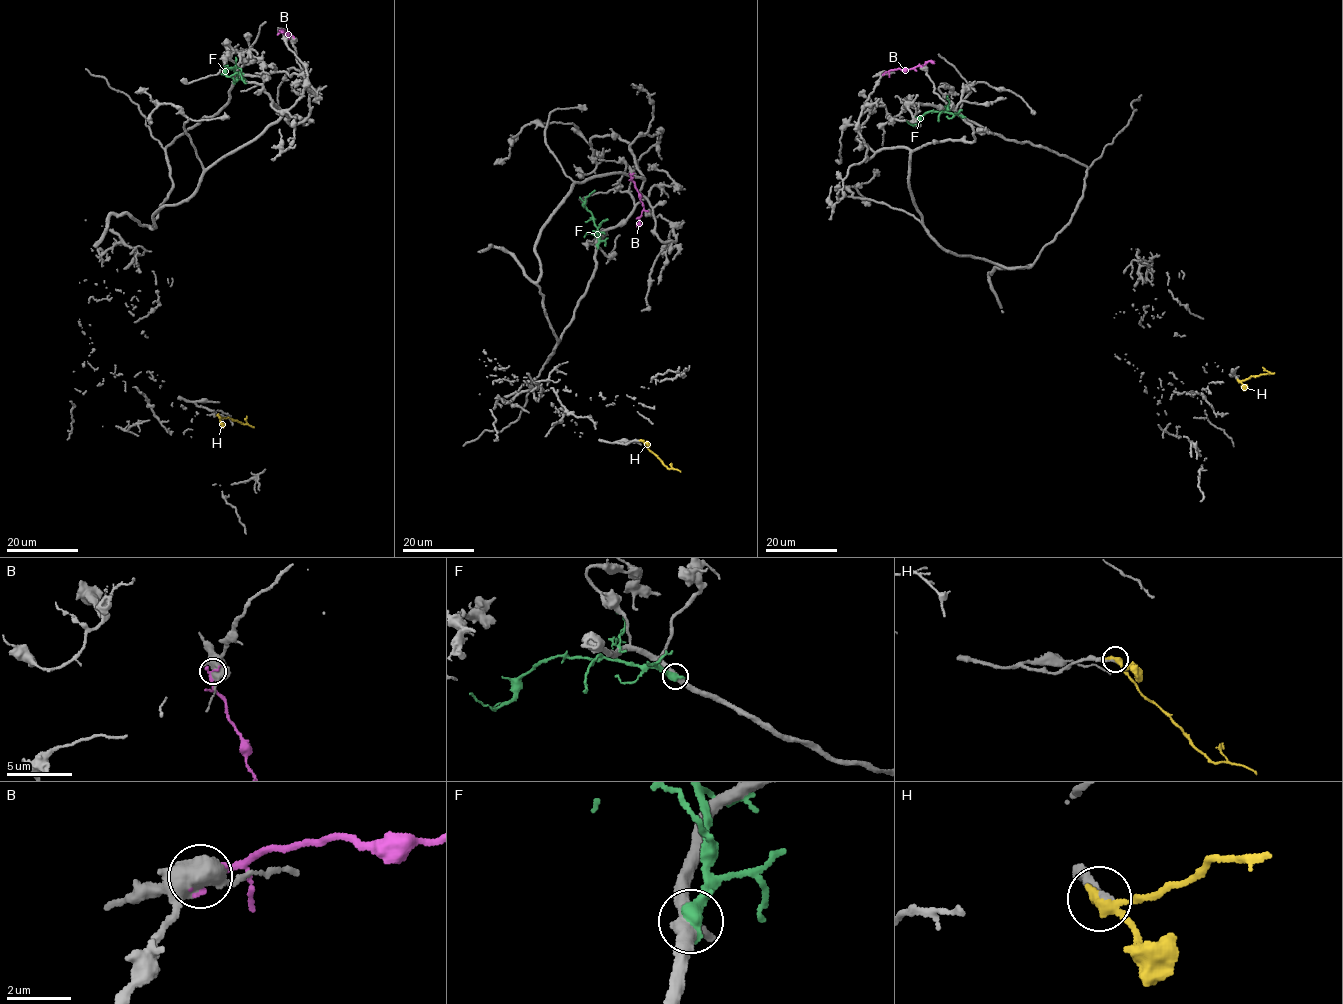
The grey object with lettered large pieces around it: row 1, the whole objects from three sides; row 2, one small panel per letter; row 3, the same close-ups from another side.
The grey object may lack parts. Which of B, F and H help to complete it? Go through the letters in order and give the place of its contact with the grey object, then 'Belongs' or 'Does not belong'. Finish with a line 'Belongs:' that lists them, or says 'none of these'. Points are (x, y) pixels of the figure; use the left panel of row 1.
B: Touches grey at (280, 30). Does not belong
F: Touches grey at (234, 82). Does not belong
H: Touches grey at (219, 416). Belongs
Belongs: H

